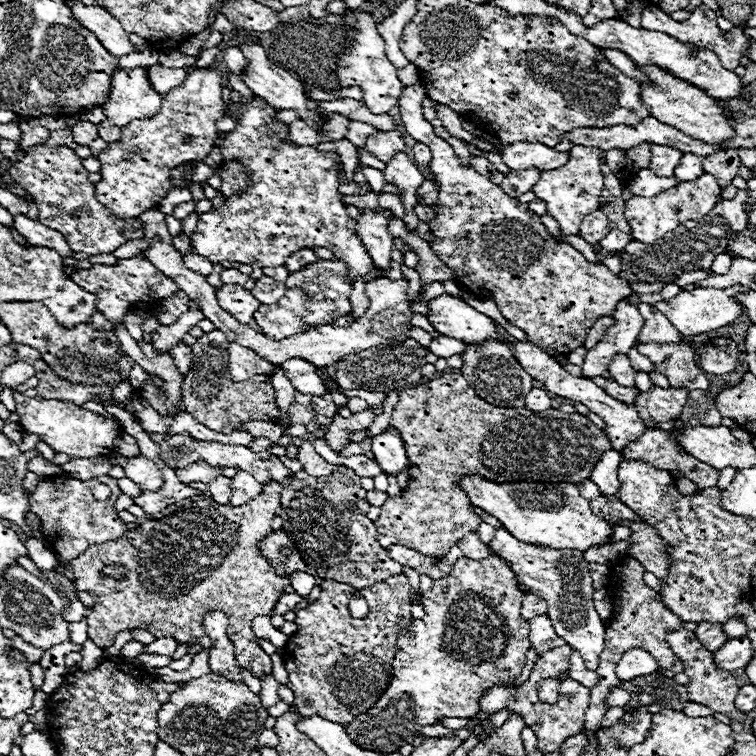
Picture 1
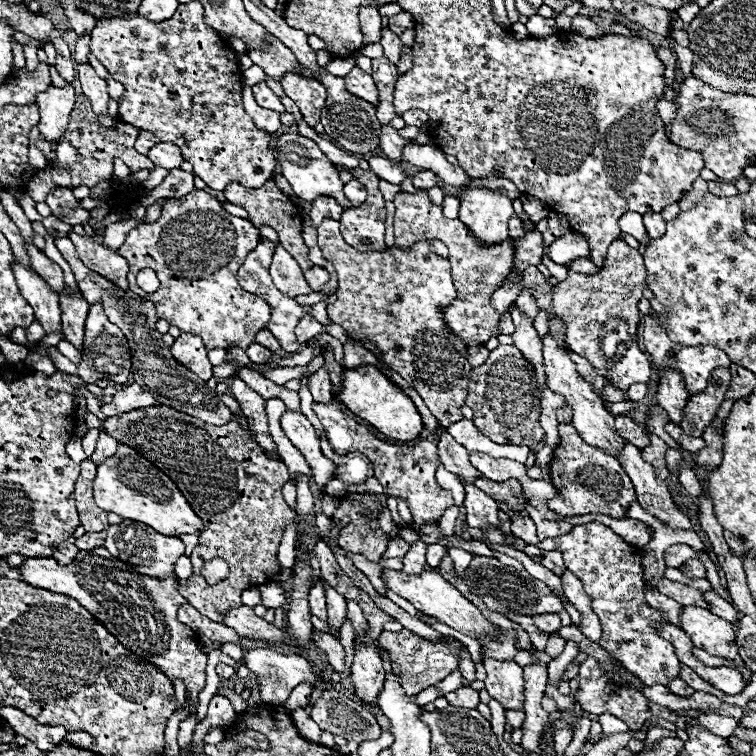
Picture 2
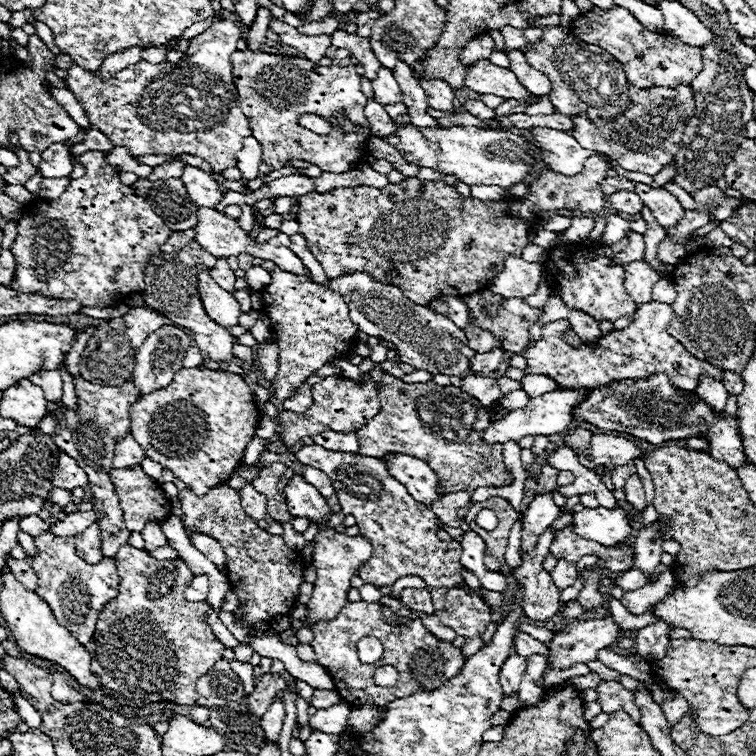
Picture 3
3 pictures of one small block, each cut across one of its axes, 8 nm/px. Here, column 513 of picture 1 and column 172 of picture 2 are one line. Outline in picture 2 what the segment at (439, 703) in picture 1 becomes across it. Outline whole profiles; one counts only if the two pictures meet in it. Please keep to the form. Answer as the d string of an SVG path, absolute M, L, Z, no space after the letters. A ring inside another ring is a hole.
M106 548L80 550L74 562L68 566L60 566L54 558L28 558L20 566L20 572L22 578L36 588L46 588L50 592L76 598L130 652L148 658L148 662L158 666L172 682L184 682L188 690L190 714L186 720L180 722L178 744L188 746L192 732L198 724L198 694L206 686L206 654L200 650L196 632L186 624L178 622L178 608L188 600L178 592L176 574L170 572L164 578L148 578L144 574L134 572L122 560L114 558Z

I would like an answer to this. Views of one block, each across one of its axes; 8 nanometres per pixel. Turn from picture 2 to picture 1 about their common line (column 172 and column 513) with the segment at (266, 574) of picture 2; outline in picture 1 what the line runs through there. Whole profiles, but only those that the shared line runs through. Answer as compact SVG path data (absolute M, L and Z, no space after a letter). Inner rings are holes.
M442 374L426 384L400 392L400 400L392 412L392 428L402 432L406 440L408 466L420 472L408 472L410 484L400 496L392 496L394 504L384 504L380 518L374 522L378 530L380 544L388 548L390 544L408 546L424 556L442 560L448 550L458 544L466 534L476 532L484 522L474 510L466 492L454 482L454 476L480 474L486 480L496 482L570 482L580 484L590 478L590 472L598 464L606 450L612 450L610 440L582 414L564 414L560 410L530 412L528 408L496 408L478 398L474 388L468 386L462 374Z

